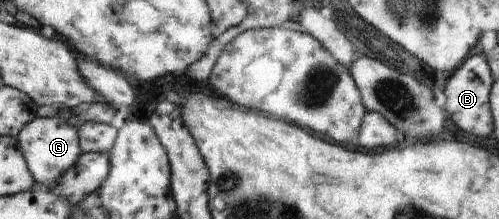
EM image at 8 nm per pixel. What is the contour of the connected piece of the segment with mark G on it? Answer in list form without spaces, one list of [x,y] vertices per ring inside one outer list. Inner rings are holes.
[[[37,115],[19,133],[18,141],[27,165],[35,177],[36,185],[48,189],[51,189],[67,169],[78,163],[78,159],[82,155],[78,127],[68,127],[66,123],[58,125],[58,116],[45,118]]]

